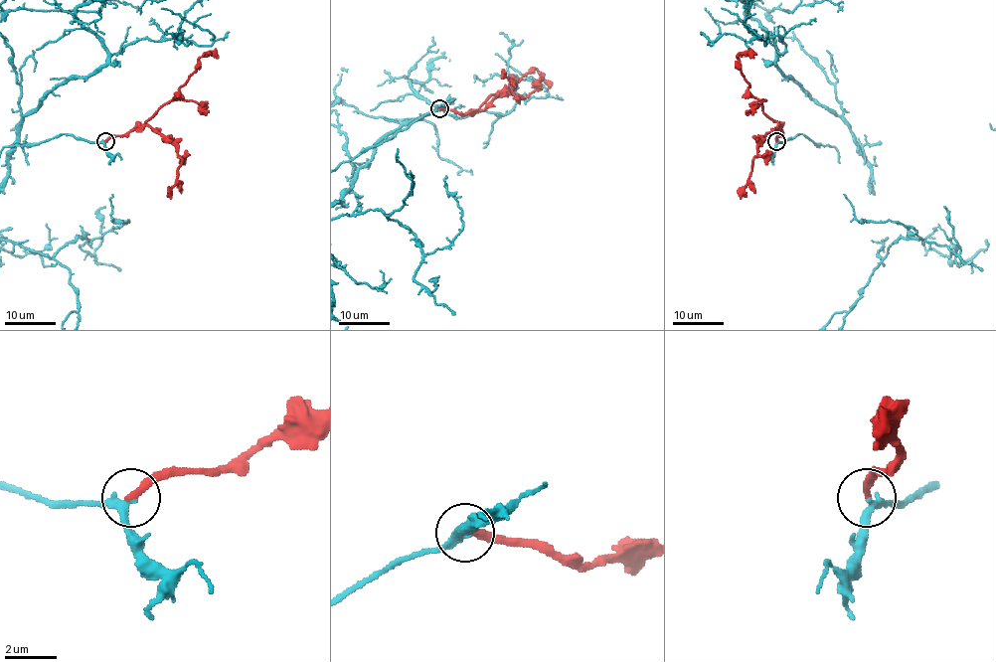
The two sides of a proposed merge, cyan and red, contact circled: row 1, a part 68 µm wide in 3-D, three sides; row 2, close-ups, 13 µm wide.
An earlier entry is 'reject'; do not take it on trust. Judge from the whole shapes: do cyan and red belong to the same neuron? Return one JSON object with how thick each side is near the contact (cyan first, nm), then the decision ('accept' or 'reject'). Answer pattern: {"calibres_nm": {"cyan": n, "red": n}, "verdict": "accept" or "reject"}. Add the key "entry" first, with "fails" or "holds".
{"entry": "holds", "calibres_nm": {"cyan": 260, "red": 280}, "verdict": "reject"}

